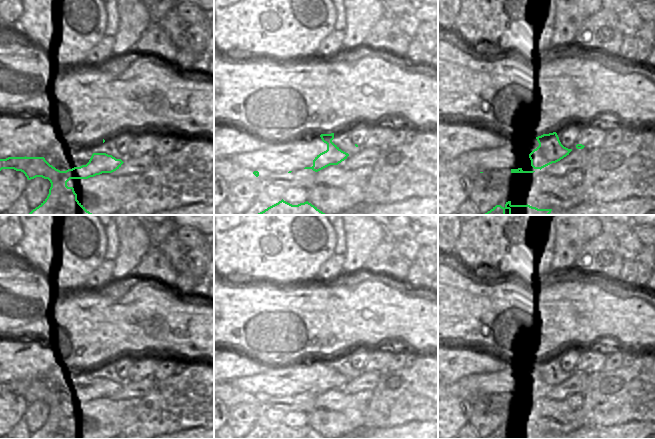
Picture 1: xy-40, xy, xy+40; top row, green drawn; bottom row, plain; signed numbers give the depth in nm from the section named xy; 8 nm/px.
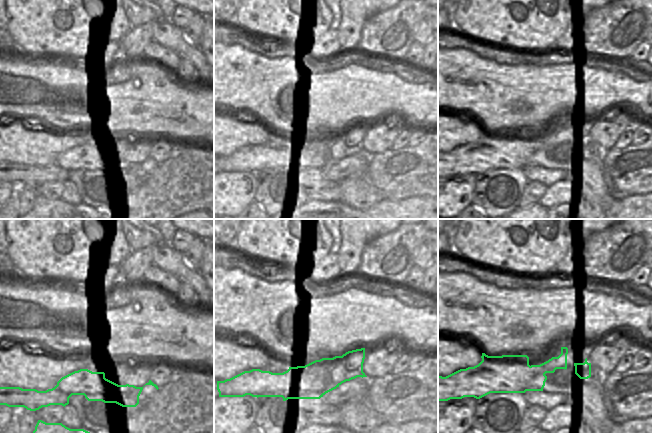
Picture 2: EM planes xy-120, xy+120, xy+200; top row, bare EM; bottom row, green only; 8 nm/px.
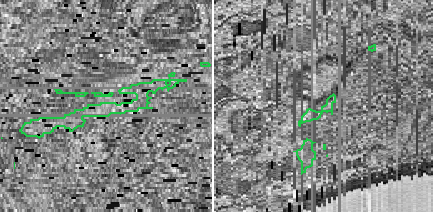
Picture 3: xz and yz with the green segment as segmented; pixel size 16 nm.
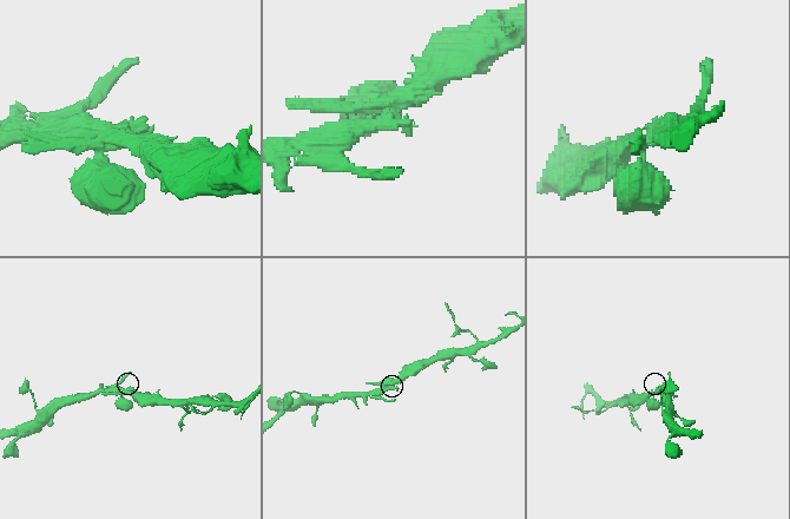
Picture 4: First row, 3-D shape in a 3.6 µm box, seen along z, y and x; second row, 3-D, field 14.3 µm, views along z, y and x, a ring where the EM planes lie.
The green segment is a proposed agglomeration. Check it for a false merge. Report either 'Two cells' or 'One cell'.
One cell

